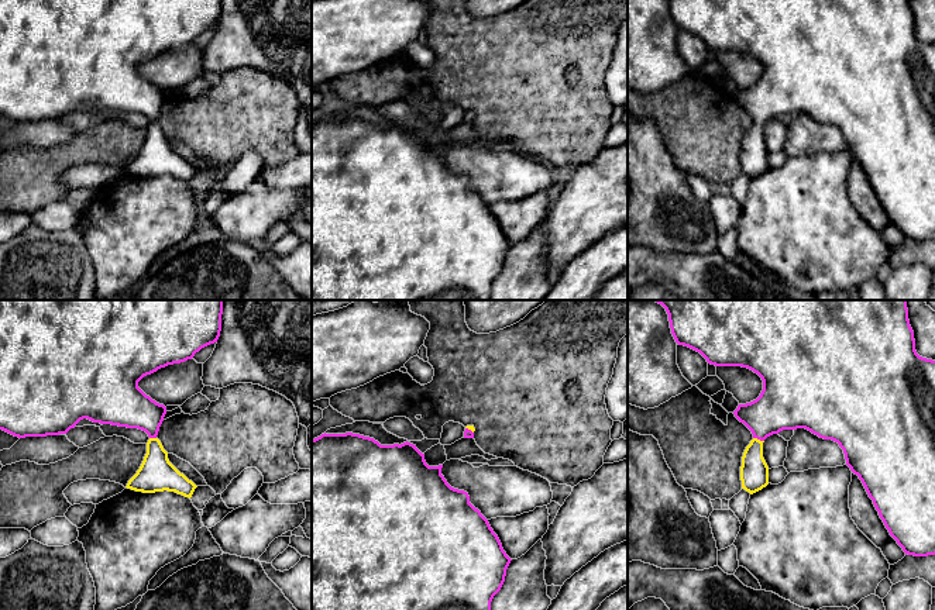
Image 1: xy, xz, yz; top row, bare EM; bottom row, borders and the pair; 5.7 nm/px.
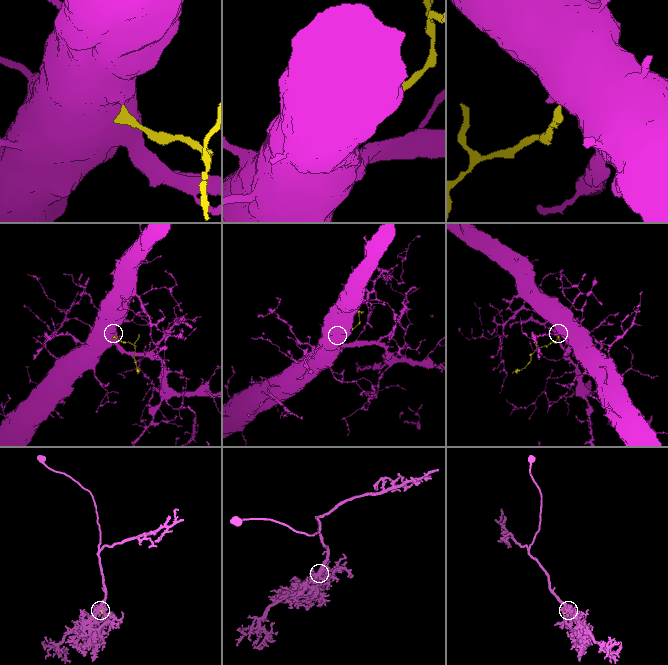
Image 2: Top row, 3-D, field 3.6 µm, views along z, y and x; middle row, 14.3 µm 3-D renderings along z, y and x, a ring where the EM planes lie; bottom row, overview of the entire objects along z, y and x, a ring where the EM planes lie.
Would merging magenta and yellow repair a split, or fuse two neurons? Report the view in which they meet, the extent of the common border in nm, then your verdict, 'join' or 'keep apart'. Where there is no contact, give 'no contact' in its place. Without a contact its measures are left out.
meets magenta in yz; contact 70 nm long; join

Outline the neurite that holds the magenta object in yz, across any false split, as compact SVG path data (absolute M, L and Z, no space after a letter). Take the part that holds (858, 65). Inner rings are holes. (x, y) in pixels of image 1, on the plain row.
M668 0L668 6L678 30L699 37L711 49L747 52L763 65L760 80L750 87L739 89L733 96L735 101L753 118L742 141L742 173L753 179L769 169L769 151L763 142L763 127L767 121L783 114L805 113L819 123L839 128L846 149L862 165L886 213L905 239L935 239L935 45L917 38L908 0Z

